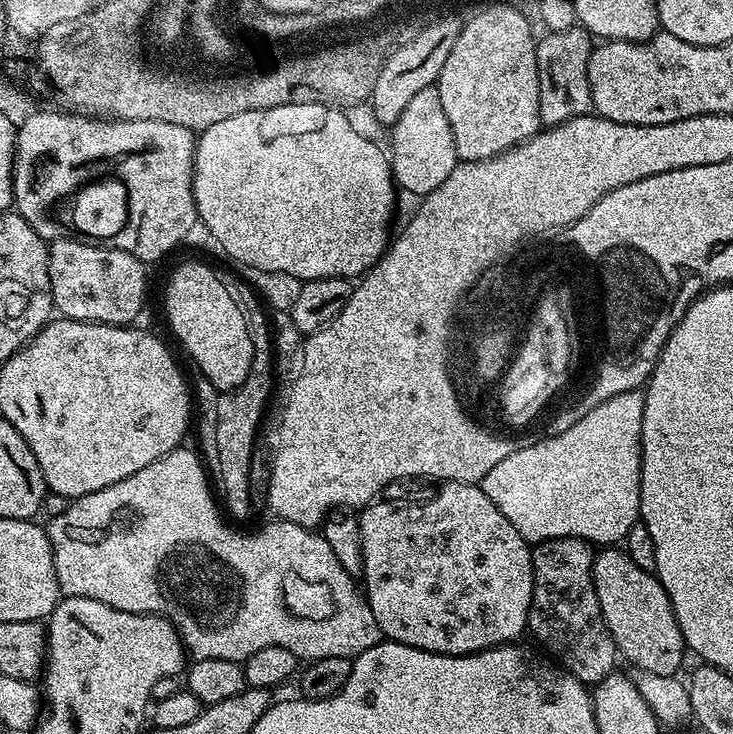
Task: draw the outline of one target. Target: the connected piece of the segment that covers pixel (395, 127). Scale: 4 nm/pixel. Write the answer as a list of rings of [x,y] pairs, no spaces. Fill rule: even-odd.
[[[439,87],[418,90],[414,98],[402,110],[402,114],[391,125],[392,148],[390,147],[390,163],[393,177],[401,189],[413,192],[416,198],[423,198],[433,192],[446,178],[450,178],[450,170],[458,163],[454,134],[450,130],[450,118],[446,118],[446,110],[442,110],[442,98]]]

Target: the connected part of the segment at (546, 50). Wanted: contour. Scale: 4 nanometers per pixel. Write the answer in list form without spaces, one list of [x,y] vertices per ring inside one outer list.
[[[579,26],[561,32],[548,32],[537,39],[538,98],[540,123],[544,128],[565,124],[567,120],[587,116],[593,111],[588,81],[588,59],[592,57],[593,47],[593,37]]]

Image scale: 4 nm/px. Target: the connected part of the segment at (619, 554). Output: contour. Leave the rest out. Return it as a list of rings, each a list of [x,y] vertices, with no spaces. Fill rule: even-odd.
[[[604,546],[593,555],[592,577],[594,590],[598,594],[598,606],[602,606],[602,618],[614,638],[617,653],[623,659],[625,656],[633,664],[633,669],[650,674],[677,675],[684,664],[686,645],[682,630],[678,626],[678,618],[660,579],[655,574],[642,570],[642,566],[635,564],[628,557],[627,551],[620,546]]]

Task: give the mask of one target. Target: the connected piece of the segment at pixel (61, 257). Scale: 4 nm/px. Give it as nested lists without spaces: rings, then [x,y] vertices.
[[[78,240],[51,241],[48,250],[50,266],[50,290],[55,311],[66,320],[85,320],[91,324],[118,324],[128,326],[144,308],[144,295],[148,292],[148,280],[144,277],[145,265],[130,254],[117,248],[106,248]]]

